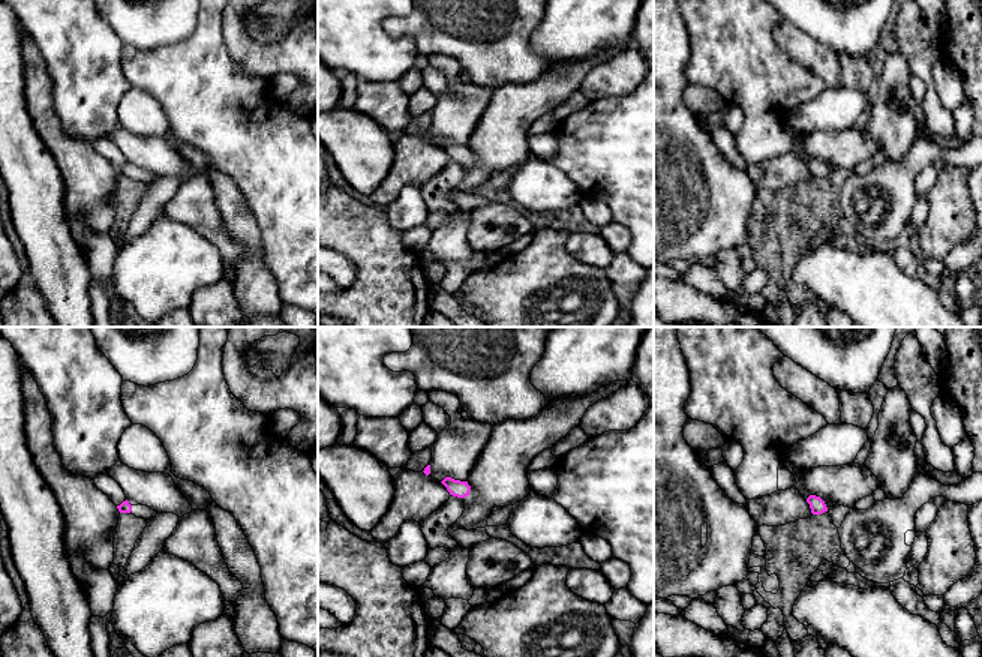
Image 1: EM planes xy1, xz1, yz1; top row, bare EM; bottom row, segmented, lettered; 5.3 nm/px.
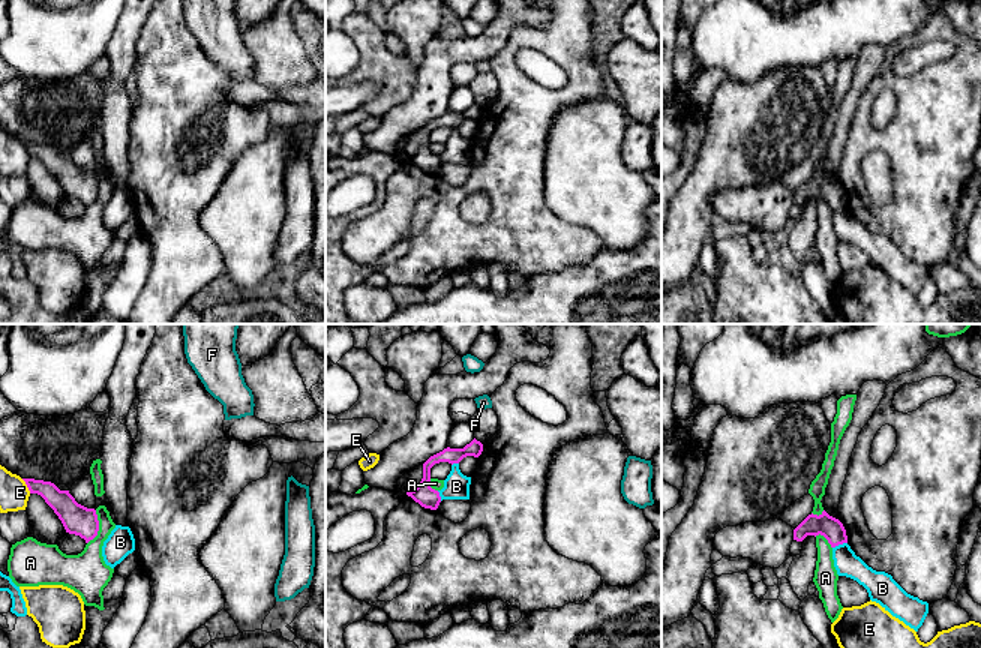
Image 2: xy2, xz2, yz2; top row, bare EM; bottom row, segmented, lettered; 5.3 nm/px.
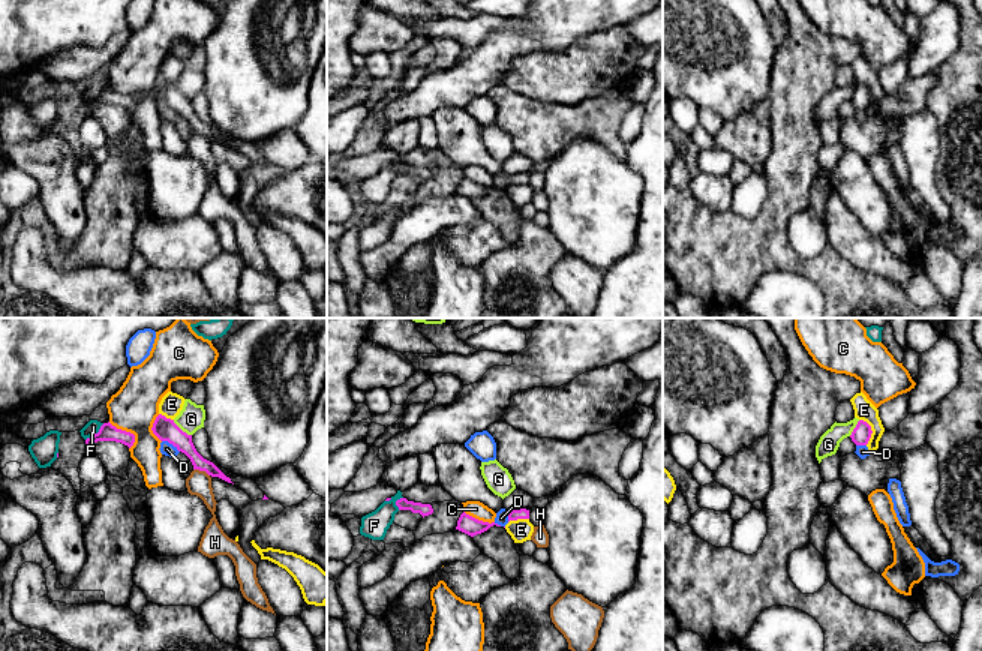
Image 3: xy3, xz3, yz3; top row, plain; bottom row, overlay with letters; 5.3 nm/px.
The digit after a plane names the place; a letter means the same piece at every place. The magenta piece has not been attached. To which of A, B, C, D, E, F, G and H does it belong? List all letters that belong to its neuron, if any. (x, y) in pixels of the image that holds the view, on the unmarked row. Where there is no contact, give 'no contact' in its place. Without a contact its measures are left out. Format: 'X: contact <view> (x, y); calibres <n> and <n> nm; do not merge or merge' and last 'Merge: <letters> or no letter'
A: contact xy2 (98, 191); calibres 160 and 220 nm; do not merge
B: contact yz2 (839, 207); calibres 120 and 140 nm; do not merge
C: contact xy3 (128, 96); calibres 90 and 260 nm; do not merge
D: contact xy3 (171, 107); calibres 120 and 70 nm; do not merge
E: contact yz3 (871, 95); calibres 100 and 110 nm; do not merge
F: contact xy3 (95, 98); calibres 90 and 70 nm; do not merge
G: contact xy3 (180, 93); calibres 120 and 140 nm; do not merge
H: contact xy3 (201, 134); calibres 100 and 130 nm; do not merge
Merge: no letter

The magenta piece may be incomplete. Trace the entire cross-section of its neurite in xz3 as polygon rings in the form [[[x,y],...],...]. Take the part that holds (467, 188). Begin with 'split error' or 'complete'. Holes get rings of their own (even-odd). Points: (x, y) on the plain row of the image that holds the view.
complete | [[[463,176],[457,184],[456,194],[474,201],[477,198],[487,195],[493,189],[501,190],[495,186],[489,188],[489,186],[478,184]]]

